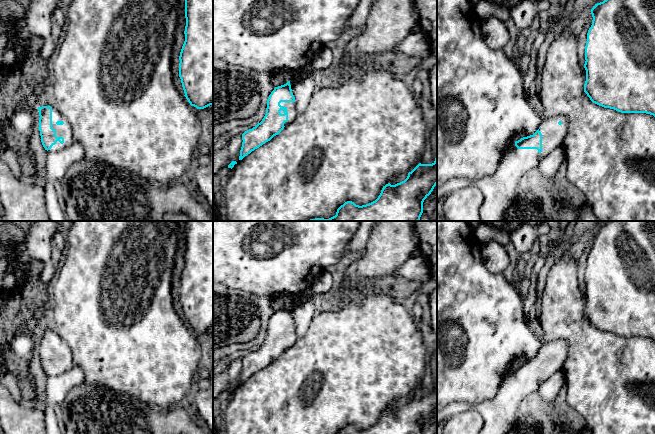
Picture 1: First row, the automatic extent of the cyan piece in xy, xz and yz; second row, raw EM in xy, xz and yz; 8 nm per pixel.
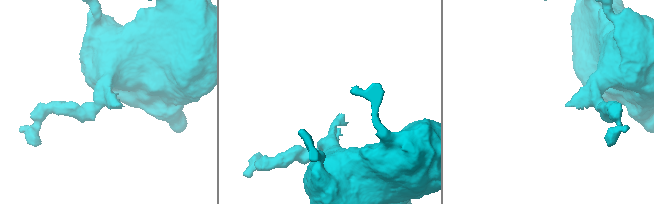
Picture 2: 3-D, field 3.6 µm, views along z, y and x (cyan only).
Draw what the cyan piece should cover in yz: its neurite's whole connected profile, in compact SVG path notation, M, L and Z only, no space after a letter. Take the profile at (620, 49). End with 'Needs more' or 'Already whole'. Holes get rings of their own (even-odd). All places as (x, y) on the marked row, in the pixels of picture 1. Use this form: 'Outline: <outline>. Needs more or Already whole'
Outline: M604 0L591 9L592 25L585 46L584 92L604 108L655 117L655 0Z. Already whole

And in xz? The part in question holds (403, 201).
Outline: M437 159L432 164L419 163L407 178L395 185L383 186L378 198L366 205L347 201L336 215L308 221L420 221L423 202L437 185Z. Already whole

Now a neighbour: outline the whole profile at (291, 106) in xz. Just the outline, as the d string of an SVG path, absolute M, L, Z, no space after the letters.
M281 102L280 105L287 108L288 121L284 123L284 126L287 126L291 122L293 122L295 118L297 117L298 113L296 109L296 103L295 102Z

